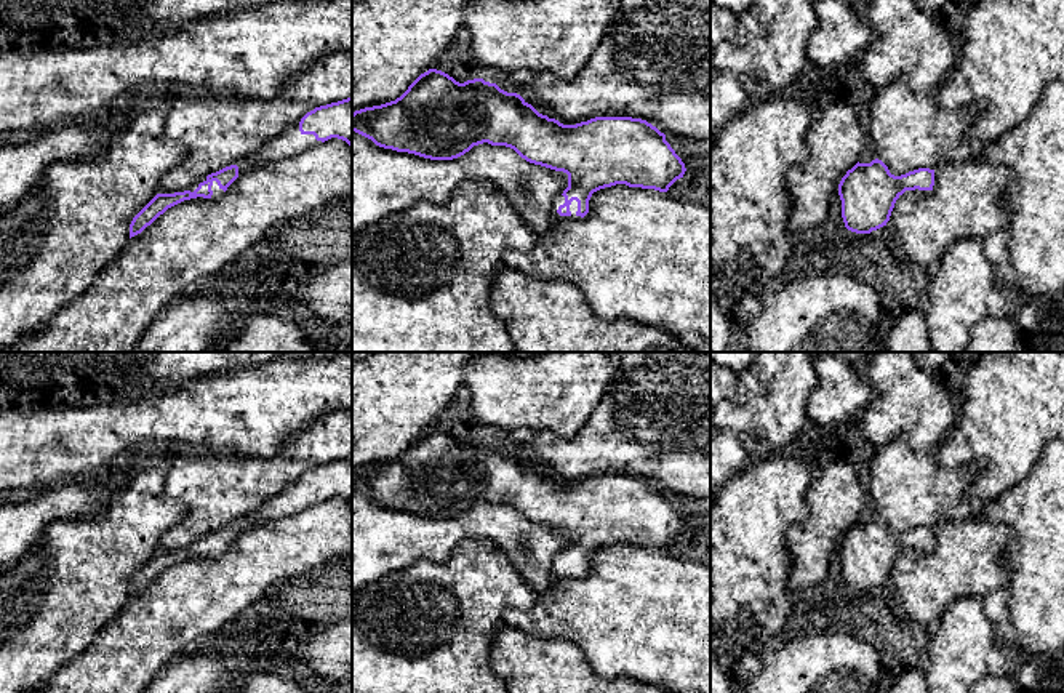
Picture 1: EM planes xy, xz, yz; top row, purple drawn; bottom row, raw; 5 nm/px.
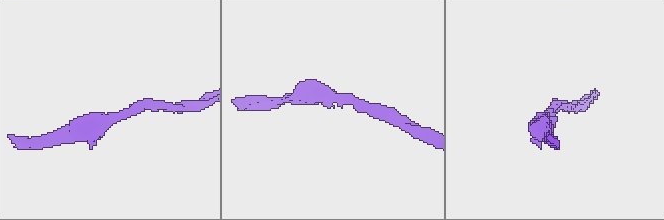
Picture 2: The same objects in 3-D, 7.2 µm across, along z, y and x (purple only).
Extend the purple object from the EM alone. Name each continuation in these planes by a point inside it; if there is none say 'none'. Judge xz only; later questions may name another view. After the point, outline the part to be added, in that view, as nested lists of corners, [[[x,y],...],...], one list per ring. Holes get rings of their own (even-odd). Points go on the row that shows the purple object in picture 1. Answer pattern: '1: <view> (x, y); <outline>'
1: xz (560, 199); [[[558,195],[558,197],[554,200],[552,208],[550,208],[550,214],[552,214],[554,219],[558,219],[558,221],[560,221],[560,219],[579,219],[579,218],[581,218],[581,216],[576,214],[576,211],[578,211],[578,202],[576,202],[576,200],[573,200],[571,205],[570,205],[571,214],[570,214],[570,216],[560,216],[560,214],[557,213],[557,210],[558,210],[558,206],[563,205],[563,203],[565,203],[565,197],[563,197],[563,195]]]

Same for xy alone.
1: xy (290, 143); [[[299,122],[288,126],[278,136],[272,138],[259,150],[235,162],[234,165],[238,166],[238,176],[245,174],[251,168],[262,165],[266,162],[296,157],[296,155],[322,144],[322,141],[317,141],[314,134],[302,134],[299,131]]]

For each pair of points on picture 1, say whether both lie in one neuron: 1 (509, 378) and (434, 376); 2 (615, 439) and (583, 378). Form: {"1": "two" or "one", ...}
{"1": "two", "2": "two"}

